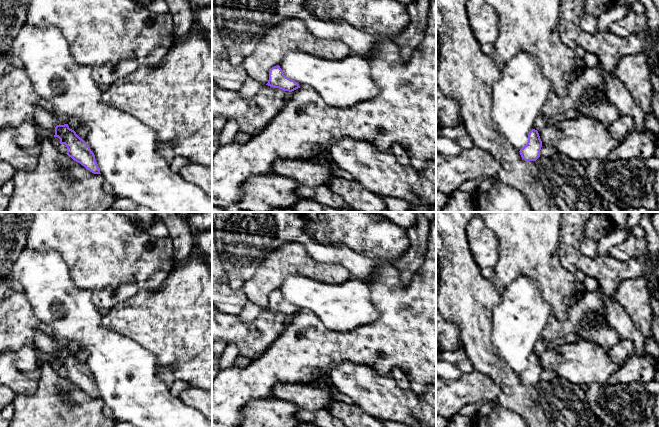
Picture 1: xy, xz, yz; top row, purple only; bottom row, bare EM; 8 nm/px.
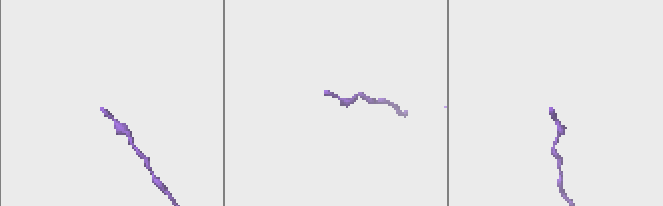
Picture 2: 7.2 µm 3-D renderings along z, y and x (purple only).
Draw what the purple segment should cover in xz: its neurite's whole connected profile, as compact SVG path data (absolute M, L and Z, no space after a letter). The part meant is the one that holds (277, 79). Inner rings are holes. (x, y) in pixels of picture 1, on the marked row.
M279 65L274 66L269 71L269 80L266 84L273 88L279 88L284 91L292 92L300 88L299 84L294 80L286 77Z

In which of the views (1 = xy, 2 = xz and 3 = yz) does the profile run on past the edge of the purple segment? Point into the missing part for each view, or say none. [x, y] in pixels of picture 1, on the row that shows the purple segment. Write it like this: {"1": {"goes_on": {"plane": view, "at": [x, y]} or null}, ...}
{"1": {"goes_on": null}, "2": {"goes_on": null}, "3": {"goes_on": null}}

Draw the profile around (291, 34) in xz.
M287 18L268 31L258 42L253 53L244 59L241 66L246 70L248 77L266 85L269 80L270 69L279 65L286 53L295 50L329 60L346 58L352 52L344 42L318 38L300 19Z

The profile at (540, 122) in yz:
M540 114L535 122L534 122L534 129L539 131L541 130L542 128L546 127L547 126L547 122L546 120L544 119L544 114Z

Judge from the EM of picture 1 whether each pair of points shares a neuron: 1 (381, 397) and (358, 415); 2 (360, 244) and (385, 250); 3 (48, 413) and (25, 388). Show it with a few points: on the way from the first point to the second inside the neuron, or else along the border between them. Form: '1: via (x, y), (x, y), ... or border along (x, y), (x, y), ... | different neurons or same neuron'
1: border along (353, 402), (372, 416) | different neurons
2: via (366, 244), (379, 244) | same neuron
3: border along (38, 382), (38, 387), (32, 394), (16, 394) | different neurons

